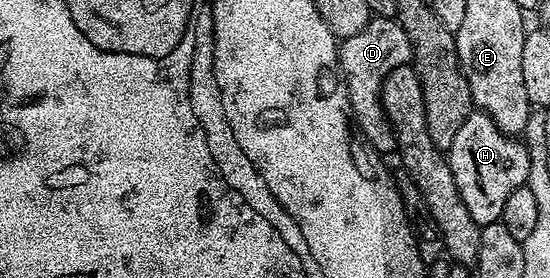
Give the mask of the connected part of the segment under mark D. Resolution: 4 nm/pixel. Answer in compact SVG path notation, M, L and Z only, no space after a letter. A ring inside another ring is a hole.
M377 16L358 34L347 37L338 48L338 67L348 89L348 107L363 143L373 153L397 151L396 135L380 101L382 82L390 70L403 64L412 64L412 43L395 18Z

